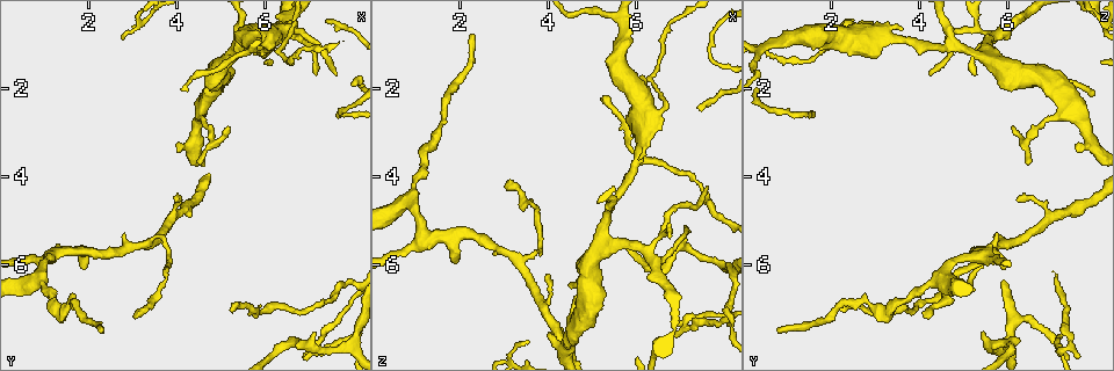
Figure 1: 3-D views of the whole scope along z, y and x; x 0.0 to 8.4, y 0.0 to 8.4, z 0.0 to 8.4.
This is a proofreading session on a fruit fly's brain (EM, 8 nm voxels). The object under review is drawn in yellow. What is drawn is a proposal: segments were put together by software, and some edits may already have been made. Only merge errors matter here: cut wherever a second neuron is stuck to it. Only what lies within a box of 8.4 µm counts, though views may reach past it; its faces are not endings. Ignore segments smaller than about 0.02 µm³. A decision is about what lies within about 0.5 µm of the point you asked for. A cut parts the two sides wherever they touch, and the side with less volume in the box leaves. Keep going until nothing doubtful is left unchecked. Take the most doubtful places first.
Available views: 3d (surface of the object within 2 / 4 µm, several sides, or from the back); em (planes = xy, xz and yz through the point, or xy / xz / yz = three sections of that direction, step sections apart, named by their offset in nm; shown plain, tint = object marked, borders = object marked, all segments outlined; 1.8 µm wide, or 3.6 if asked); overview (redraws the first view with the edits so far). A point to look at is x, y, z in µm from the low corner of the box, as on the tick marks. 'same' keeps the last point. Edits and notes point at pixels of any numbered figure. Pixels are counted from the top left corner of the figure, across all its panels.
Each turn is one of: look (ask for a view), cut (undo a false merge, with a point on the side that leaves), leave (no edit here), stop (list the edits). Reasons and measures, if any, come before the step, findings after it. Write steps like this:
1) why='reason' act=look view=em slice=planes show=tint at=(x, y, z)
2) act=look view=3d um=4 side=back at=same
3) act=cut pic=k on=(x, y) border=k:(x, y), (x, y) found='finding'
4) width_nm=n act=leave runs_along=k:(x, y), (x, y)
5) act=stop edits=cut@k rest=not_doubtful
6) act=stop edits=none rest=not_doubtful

why='abrupt turn' act=look view=3d um=2 at=(6.25, 0.85, 5.70)

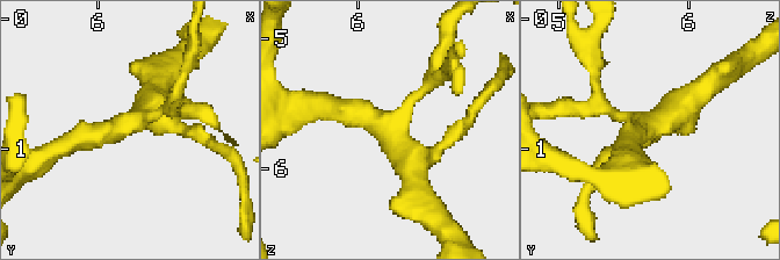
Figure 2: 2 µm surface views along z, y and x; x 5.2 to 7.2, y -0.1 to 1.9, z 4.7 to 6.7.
act=look view=em um=3.6 slice=yz step=8 show=tint at=(6.22, 0.82, 5.68)

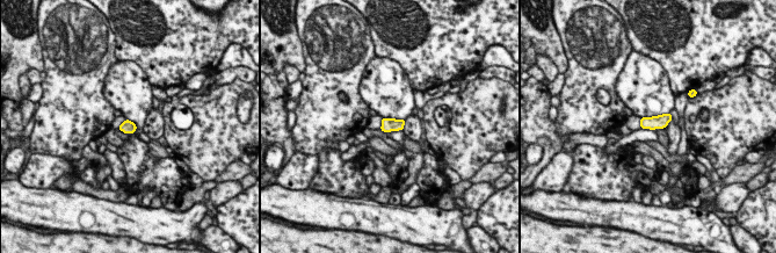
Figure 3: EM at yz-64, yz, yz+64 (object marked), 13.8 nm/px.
why='cut it another way' act=look view=em um=3.6 slice=planes show=tint at=same

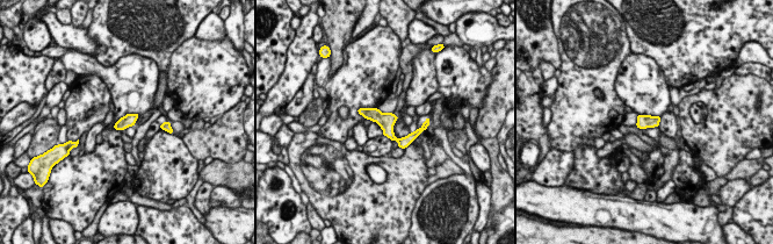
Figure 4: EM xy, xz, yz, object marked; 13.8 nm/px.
act=leave runs_along=4:(361, 110), (397, 140), (416, 134) found='all the same neuron'

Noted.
why='arms part here' act=look view=em um=3.6 slice=xy step=8 show=tint at=(3.25, 5.55, 5.80)

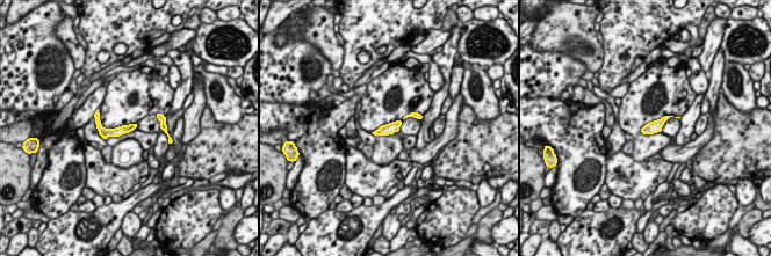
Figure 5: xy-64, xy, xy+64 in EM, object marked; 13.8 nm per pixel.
why='another direction' act=look view=em um=3.6 slice=planes show=tint at=same

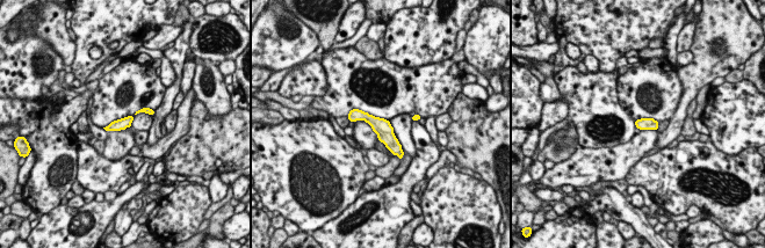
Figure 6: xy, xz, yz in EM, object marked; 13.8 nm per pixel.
act=leave found='one neuron here'

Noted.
why='thick turns thin' act=look view=3d um=4 at=(5.30, 1.25, 5.40)

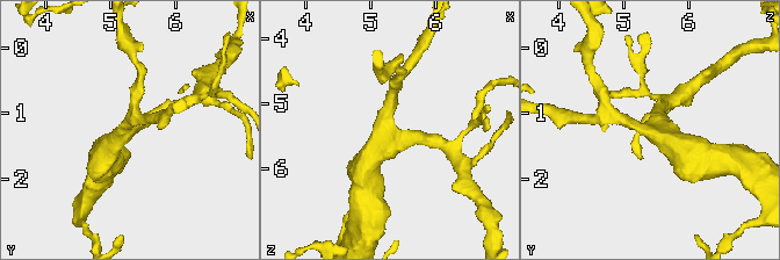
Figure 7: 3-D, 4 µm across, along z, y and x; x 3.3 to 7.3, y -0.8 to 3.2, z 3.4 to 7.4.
arms=3 arm_widths_nm=170,200,400 act=look view=em um=3.6 slice=xy step=16 show=tint at=(5.25, 1.25, 5.35)

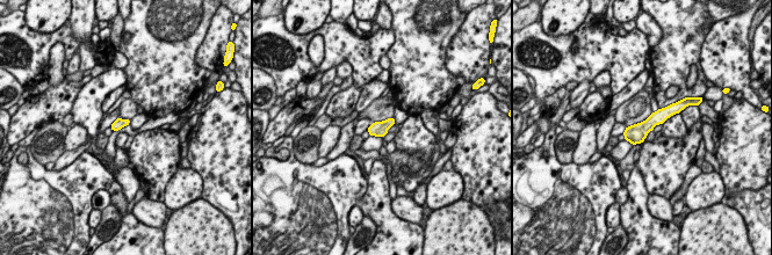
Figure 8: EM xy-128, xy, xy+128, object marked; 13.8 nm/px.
width_nm=140 act=leave found='one neuron here'

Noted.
why='thin arm on a thick one' act=look view=em slice=planes show=plain at=(4.50, 2.50, 7.30)

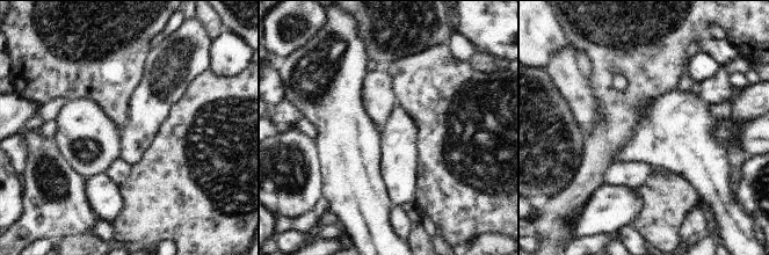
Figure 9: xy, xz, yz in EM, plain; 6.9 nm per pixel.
act=look view=em slice=planes show=tint at=same

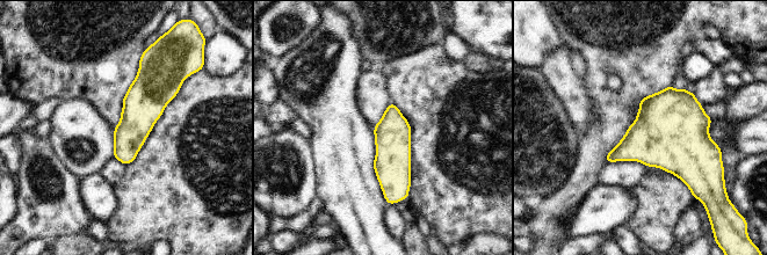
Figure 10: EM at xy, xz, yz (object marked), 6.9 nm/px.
act=leave found='continuous, no second neuron'

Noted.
why='three arms meet' act=look view=em slice=planes show=tint at=(1.15, 5.80, 5.30)

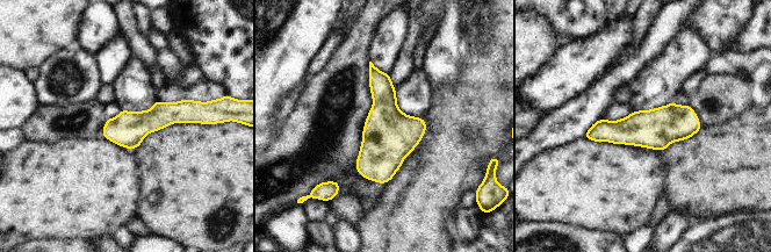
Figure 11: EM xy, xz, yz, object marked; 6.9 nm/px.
width_nm=240 act=leave runs_along=11:(697, 124), (588, 135) found='continuous, no second neuron'

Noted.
why='sharp bend' act=look view=3d um=4 at=(7.10, 7.90, 7.35)

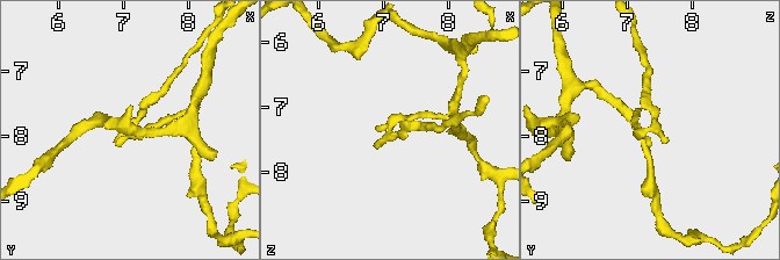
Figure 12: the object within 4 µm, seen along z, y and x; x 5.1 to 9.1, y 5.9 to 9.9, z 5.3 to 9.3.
why='need the tissue' act=look view=em slice=xy step=8 show=plain at=(7.10, 7.90, 7.40)

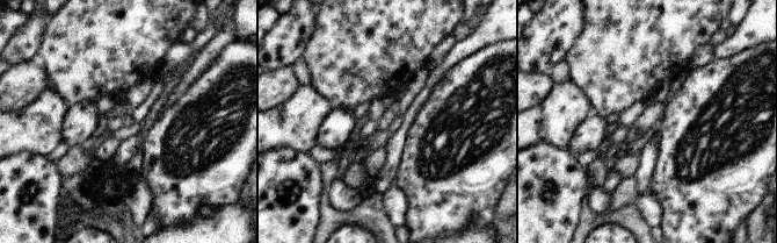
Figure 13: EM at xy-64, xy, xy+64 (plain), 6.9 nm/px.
why='with the object marked' act=look view=em slice=xy step=8 show=tint at=same

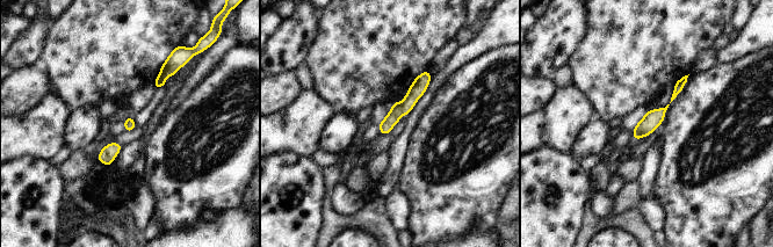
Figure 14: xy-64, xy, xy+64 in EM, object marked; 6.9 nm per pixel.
act=cut pic=14 on=(158, 82) found='a second neuron is stuck on'

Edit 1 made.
act=stop edits=cut@14 rest=not_doubtful

